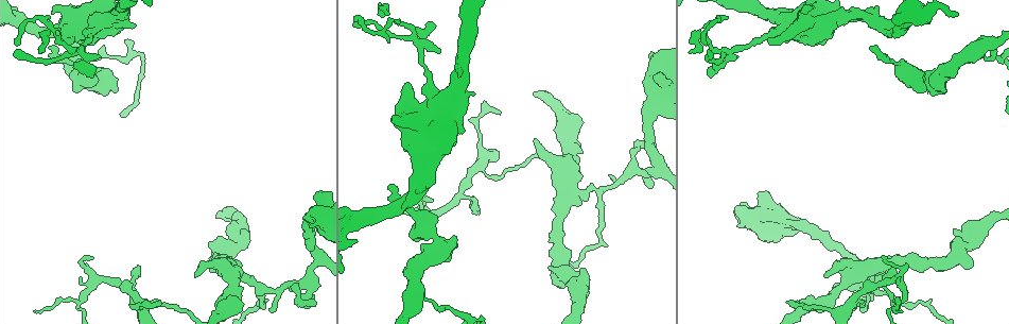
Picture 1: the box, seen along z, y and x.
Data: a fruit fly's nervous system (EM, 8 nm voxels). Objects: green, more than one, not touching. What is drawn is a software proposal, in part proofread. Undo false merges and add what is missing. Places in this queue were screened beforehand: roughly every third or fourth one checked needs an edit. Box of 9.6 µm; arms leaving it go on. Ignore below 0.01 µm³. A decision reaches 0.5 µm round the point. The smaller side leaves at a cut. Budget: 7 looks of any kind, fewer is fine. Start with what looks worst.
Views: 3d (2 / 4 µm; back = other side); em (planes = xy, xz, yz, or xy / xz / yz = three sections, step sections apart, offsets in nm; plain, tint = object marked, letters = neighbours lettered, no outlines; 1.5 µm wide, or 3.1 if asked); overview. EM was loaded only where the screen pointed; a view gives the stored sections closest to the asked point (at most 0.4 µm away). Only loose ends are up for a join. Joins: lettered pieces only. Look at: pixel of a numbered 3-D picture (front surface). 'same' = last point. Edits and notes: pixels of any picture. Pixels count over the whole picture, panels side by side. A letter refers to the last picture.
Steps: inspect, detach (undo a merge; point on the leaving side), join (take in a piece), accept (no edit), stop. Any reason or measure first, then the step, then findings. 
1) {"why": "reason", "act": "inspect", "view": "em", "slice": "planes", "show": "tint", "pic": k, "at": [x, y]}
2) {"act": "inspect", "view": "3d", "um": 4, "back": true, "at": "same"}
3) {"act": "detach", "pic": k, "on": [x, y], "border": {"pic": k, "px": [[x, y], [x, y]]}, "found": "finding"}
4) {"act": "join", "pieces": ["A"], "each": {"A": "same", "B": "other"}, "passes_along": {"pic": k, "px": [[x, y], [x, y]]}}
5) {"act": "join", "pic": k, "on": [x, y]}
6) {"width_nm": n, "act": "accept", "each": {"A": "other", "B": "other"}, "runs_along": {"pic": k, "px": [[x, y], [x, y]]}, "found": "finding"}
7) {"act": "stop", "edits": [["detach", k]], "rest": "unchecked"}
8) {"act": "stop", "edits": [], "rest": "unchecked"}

{"why": "branch stops here", "act": "inspect", "view": "em", "slice": "planes", "show": "tint", "pic": 1, "at": [869, 47]}

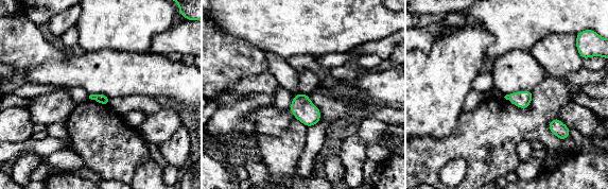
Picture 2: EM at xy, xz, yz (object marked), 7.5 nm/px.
{"why": "what lies round it", "act": "inspect", "view": "em", "slice": "planes", "show": "letters", "at": "same"}

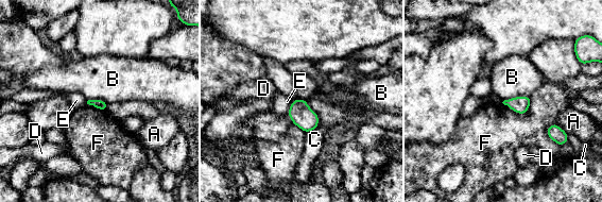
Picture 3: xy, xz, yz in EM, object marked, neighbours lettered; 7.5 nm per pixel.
{"act": "accept", "each": {"A": "other", "B": "other", "C": "other", "D": "other", "E": "other", "F": "other"}, "border": {"pic": 3, "px": [[305, 100], [317, 116], [317, 127]]}, "found": "none of them fits"}

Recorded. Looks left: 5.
{"why": "branch stops here", "act": "inspect", "view": "em", "slice": "xy", "step": 8, "show": "tint", "pic": 1, "at": [453, 240]}

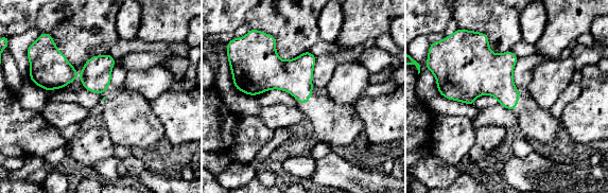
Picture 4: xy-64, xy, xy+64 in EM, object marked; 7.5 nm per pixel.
{"why": "another direction", "act": "inspect", "view": "em", "slice": "planes", "show": "letters", "at": "same"}

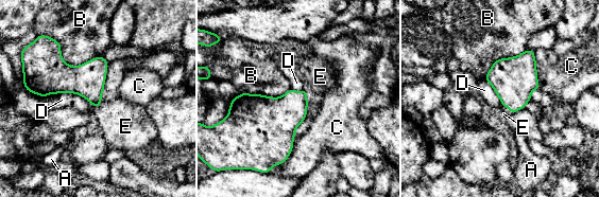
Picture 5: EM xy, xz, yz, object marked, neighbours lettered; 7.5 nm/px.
{"act": "join", "pieces": ["E"], "each": {"A": "other", "B": "other", "C": "other", "D": "other", "E": "same"}, "passes_along": {"pic": 5, "px": [[87, 79], [99, 106], [124, 125]]}, "found": "it goes on there"}

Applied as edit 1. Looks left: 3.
{"act": "inspect", "view": "overview"}

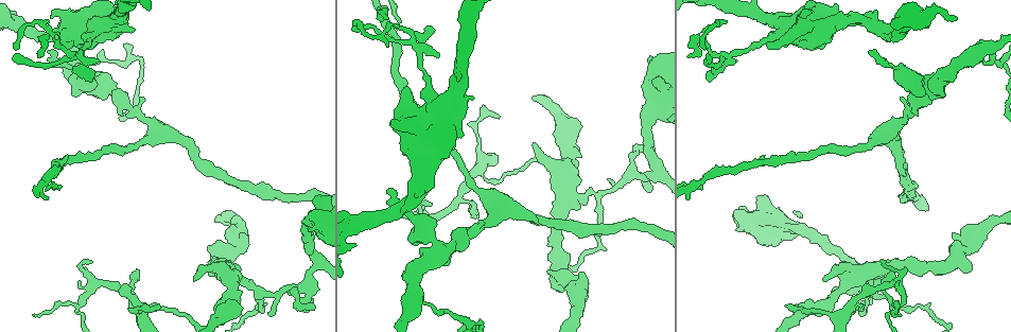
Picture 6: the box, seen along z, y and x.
{"why": "free end", "act": "inspect", "view": "em", "slice": "planes", "show": "letters", "pic": 6, "at": [652, 186]}

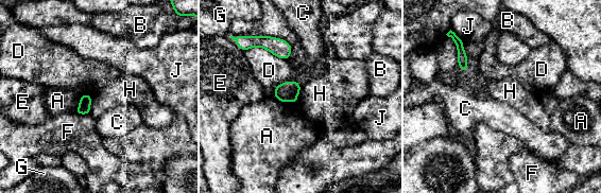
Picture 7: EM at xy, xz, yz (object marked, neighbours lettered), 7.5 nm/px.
{"act": "accept", "each": {"A": "other", "B": "other", "C": "other", "D": "other", "E": "other", "F": "other", "G": "other", "H": "other", "J": "other"}, "border": {"pic": 7, "px": [[244, 51], [261, 47], [288, 59]]}, "found": "no lettered piece goes on from it"}

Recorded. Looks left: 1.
{"act": "stop", "edits": [["join", 5]], "rest": "unchecked"}

